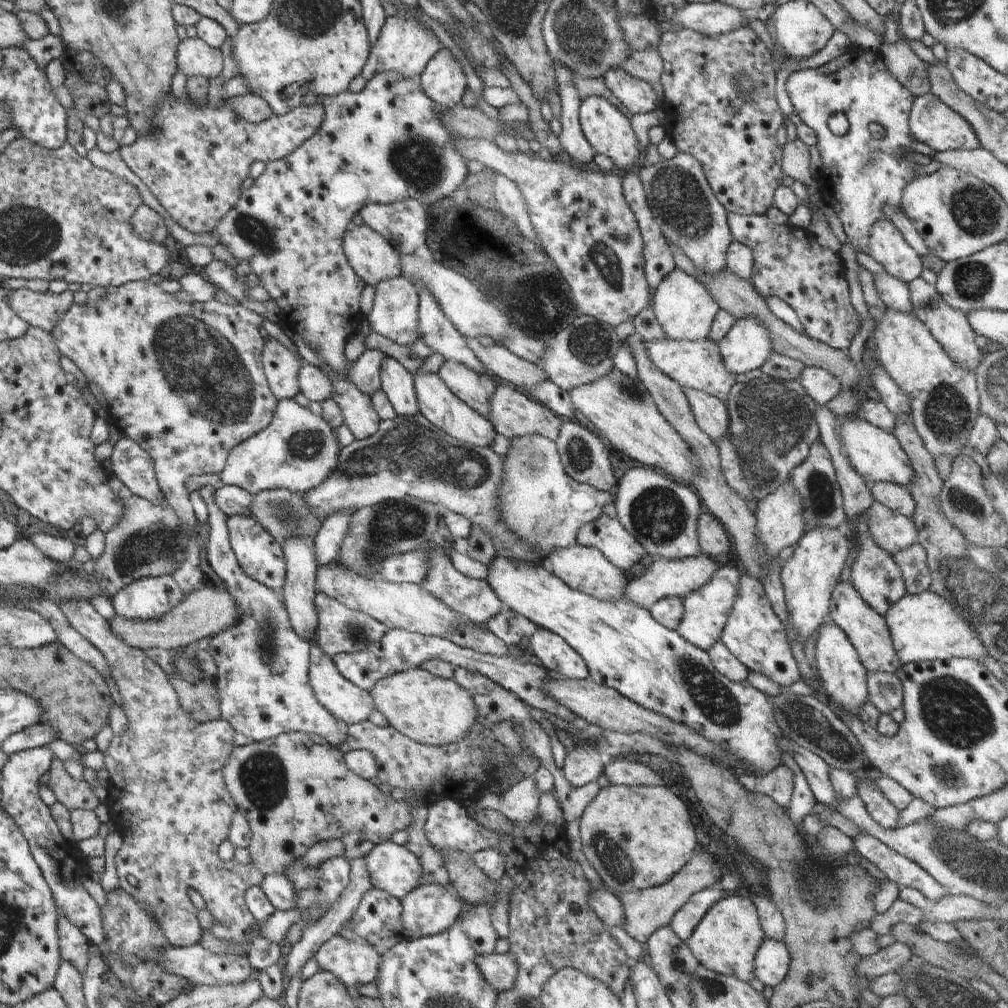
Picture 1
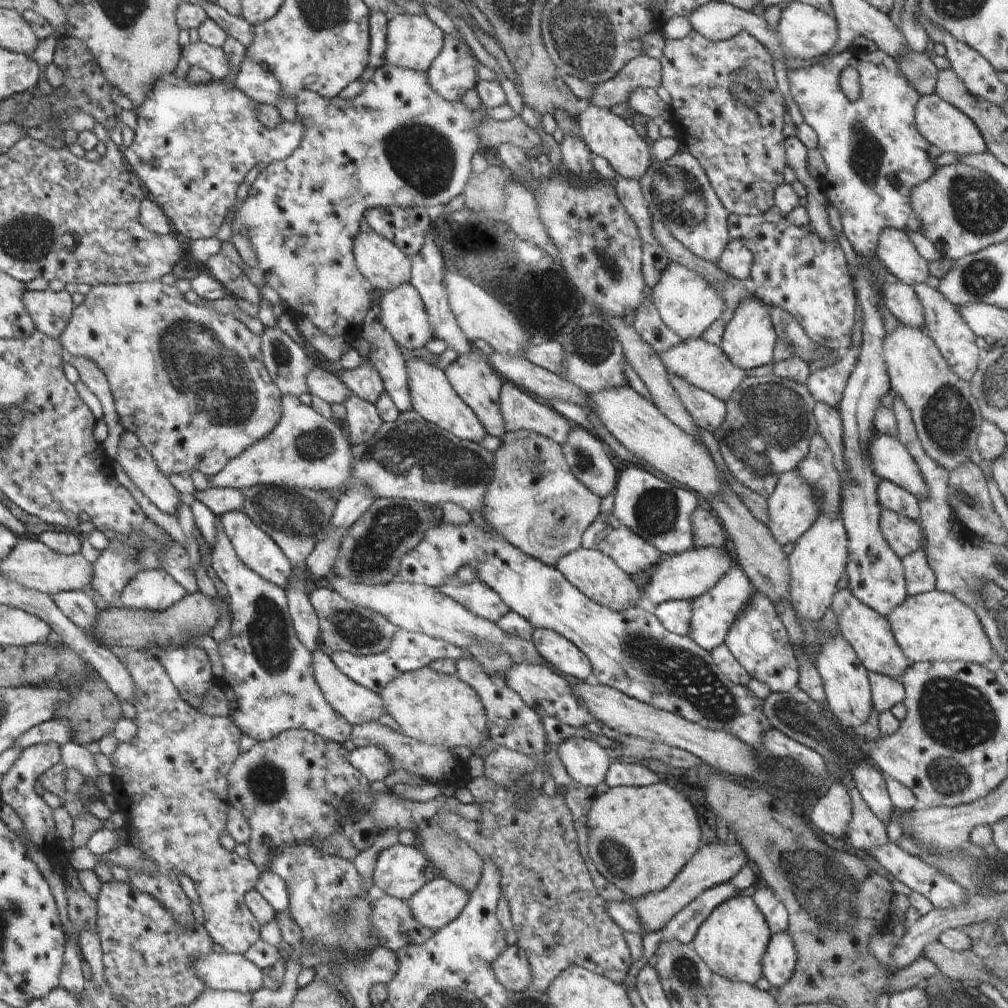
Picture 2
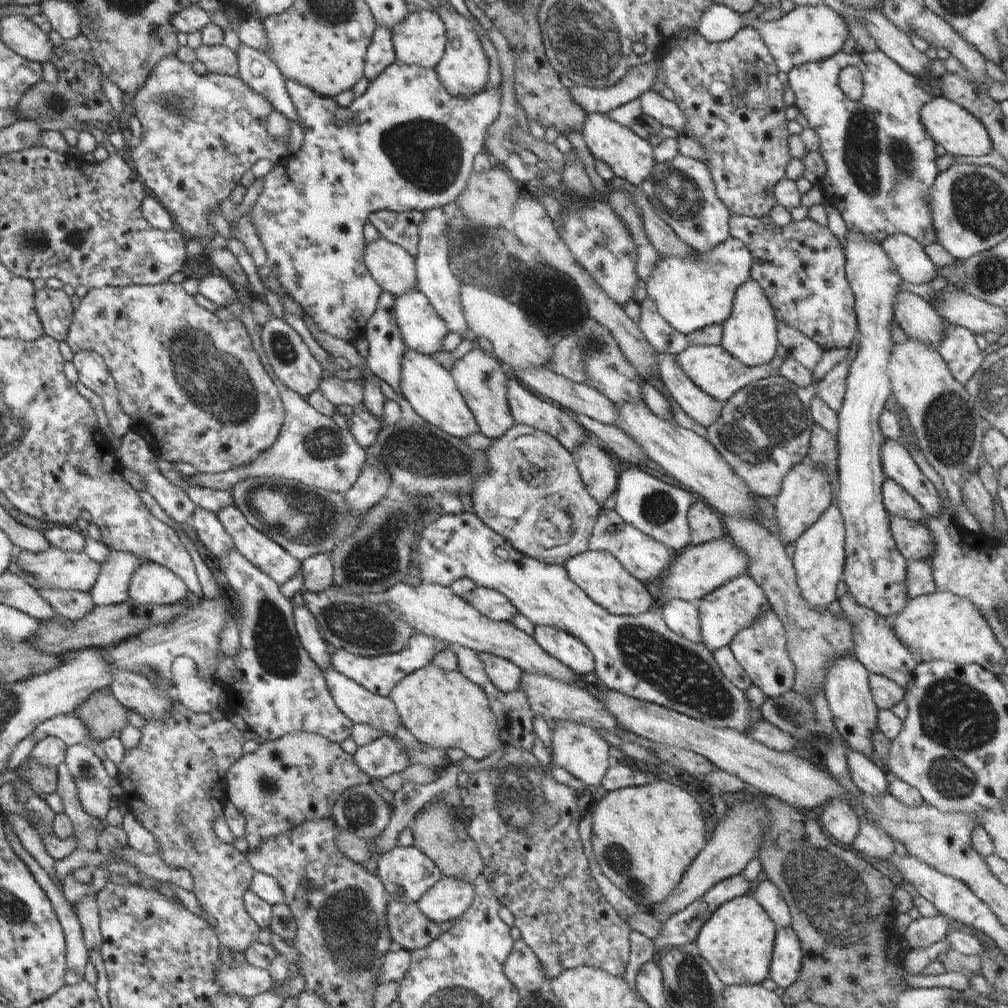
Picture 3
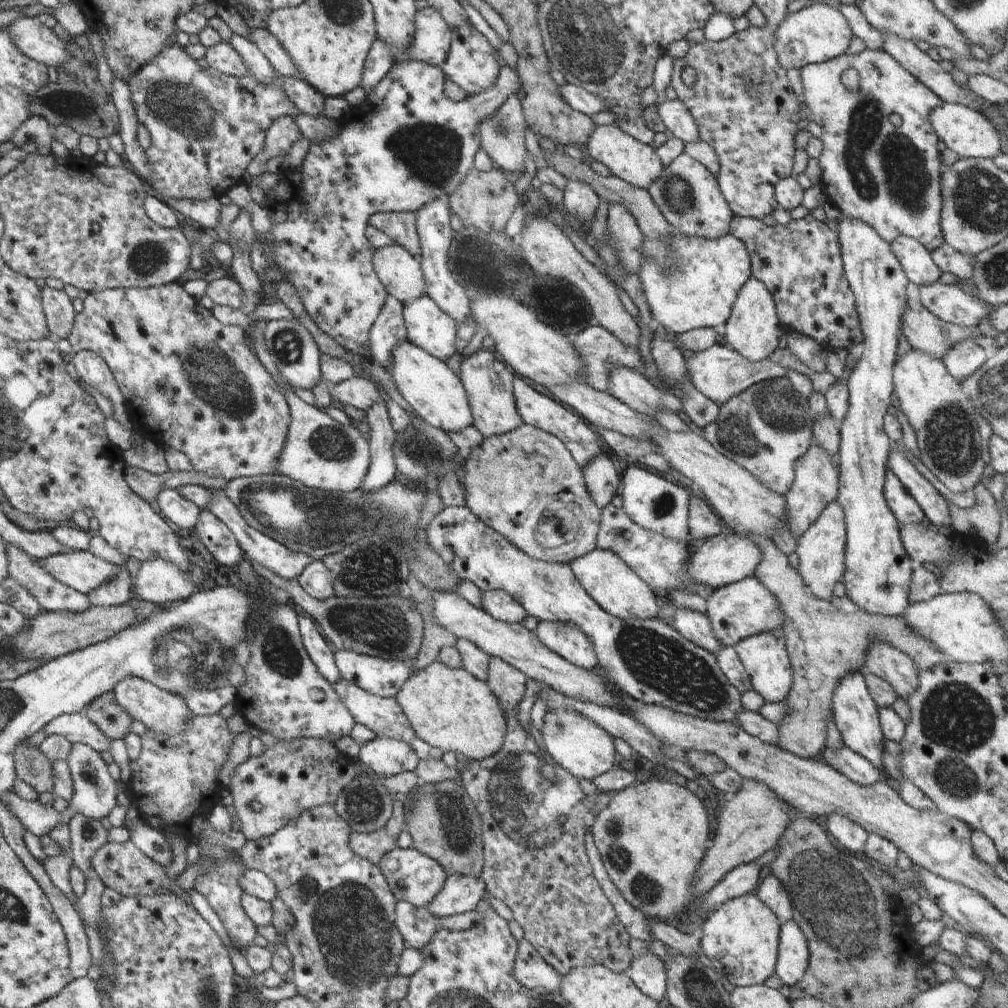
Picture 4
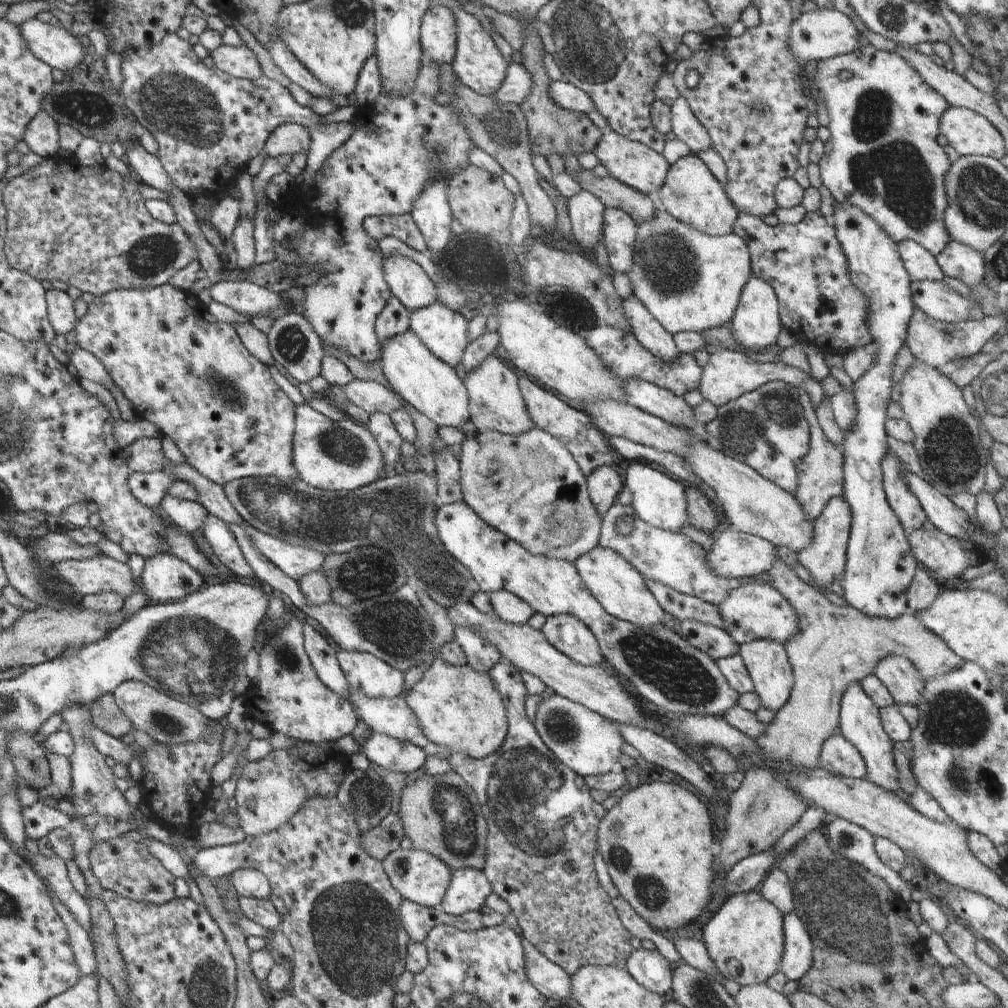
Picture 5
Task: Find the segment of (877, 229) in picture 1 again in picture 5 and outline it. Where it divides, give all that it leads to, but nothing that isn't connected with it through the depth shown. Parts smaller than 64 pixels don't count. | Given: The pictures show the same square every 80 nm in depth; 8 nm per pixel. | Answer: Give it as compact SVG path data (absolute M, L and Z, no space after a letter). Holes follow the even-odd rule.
M910 239L903 240L897 244L897 249L912 281L942 281L944 278L945 274L938 266L935 256L921 244Z

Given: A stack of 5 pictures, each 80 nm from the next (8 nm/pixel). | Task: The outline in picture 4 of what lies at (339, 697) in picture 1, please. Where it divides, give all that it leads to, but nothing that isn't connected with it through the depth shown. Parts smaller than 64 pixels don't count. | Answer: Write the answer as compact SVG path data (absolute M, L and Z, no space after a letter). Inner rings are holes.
M340 679L332 685L356 723L366 725L378 737L413 742L417 734L395 698L376 696L358 685Z

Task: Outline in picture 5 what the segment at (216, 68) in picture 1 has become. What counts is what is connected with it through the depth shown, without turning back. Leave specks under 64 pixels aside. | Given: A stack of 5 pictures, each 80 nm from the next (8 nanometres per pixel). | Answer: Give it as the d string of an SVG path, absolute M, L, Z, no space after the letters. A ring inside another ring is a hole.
M222 44L210 52L210 56L216 67L234 78L251 81L263 76L259 59L246 45L233 47Z

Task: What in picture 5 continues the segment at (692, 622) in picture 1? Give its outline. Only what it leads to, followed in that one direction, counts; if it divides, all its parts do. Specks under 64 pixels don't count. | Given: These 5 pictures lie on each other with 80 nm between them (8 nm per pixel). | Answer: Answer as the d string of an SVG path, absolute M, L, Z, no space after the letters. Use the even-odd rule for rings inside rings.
M764 583L740 585L718 606L725 624L724 630L739 645L766 639L784 646L795 633L799 632L798 615L795 615L794 607L791 607L784 595L772 585Z

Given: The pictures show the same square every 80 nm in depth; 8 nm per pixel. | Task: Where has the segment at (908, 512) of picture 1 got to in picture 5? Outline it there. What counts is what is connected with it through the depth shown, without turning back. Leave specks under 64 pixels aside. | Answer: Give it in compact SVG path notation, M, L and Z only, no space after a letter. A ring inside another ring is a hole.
M891 448L887 452L881 462L885 497L890 508L901 522L905 534L909 535L911 532L929 526L927 516L920 501L910 490L905 474L901 471L906 464Z

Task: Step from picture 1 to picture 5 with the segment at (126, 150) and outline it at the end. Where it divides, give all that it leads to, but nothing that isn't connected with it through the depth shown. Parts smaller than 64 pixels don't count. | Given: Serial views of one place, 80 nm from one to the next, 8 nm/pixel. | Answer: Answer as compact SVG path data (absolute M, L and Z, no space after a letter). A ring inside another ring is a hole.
M168 33L158 44L149 44L149 47L128 47L121 54L121 71L122 71L122 82L119 86L119 92L122 96L122 102L126 109L135 116L141 130L148 130L150 134L154 137L154 140L158 142L159 151L156 154L158 160L162 163L164 170L167 175L170 175L171 183L179 188L179 191L191 190L192 195L196 196L198 188L203 188L203 192L206 196L219 194L224 194L225 190L232 183L232 180L236 180L243 171L246 171L247 162L250 162L254 157L260 155L263 146L266 144L270 133L278 128L280 125L285 125L286 123L294 122L303 125L318 125L319 123L334 122L338 123L353 123L354 119L358 116L357 108L355 105L348 105L346 107L338 107L333 111L332 114L328 116L318 115L313 112L312 109L301 105L294 97L291 92L283 87L279 82L273 81L272 79L266 78L264 76L258 77L254 80L237 79L233 76L227 74L227 72L221 71L218 67L211 69L207 68L201 59L197 57L193 46L188 43L187 40L180 38L176 33Z

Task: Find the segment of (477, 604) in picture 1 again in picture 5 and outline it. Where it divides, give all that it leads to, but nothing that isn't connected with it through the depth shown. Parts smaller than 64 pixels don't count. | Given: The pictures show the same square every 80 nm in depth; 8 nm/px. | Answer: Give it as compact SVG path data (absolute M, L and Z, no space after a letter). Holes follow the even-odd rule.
M507 590L490 591L487 596L496 614L507 623L526 624L536 613L525 600Z

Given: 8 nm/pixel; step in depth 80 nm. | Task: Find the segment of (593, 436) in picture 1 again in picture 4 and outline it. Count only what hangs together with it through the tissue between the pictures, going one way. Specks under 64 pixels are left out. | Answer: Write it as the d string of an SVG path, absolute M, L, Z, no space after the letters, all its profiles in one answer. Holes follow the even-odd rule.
M606 455L595 457L581 471L590 498L601 509L610 505L612 498L620 494L622 488L620 476Z

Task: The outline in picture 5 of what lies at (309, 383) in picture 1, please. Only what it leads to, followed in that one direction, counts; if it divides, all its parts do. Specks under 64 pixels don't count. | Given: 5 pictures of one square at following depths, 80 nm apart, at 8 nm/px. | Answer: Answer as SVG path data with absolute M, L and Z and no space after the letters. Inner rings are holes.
M354 378L343 387L343 391L348 402L359 406L370 415L372 413L391 415L396 411L405 411L403 398L376 381L362 381Z

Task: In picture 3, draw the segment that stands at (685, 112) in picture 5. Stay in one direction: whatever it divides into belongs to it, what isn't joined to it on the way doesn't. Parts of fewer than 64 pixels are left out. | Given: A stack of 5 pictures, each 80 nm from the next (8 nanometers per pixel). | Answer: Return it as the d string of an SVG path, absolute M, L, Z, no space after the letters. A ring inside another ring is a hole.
M651 90L643 93L638 100L643 113L656 118L664 126L670 126L678 136L687 132L686 117L674 101L669 101Z

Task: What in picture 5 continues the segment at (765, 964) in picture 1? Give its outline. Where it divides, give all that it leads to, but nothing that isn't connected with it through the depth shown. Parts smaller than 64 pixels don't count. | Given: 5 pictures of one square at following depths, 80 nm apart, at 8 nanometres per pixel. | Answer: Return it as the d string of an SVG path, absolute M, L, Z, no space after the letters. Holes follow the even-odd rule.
M794 911L784 916L783 925L785 945L779 970L789 980L799 981L811 969L813 942L802 919Z

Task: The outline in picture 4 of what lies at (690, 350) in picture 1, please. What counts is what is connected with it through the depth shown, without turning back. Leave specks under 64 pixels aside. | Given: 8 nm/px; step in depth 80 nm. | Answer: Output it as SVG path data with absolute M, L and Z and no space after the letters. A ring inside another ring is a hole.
M714 344L705 351L694 353L692 358L685 360L685 365L691 383L704 396L719 405L723 405L727 400L738 396L755 384L786 378L788 370L779 363L771 361L770 358L761 361L748 360L745 356L738 354L734 349L724 344Z

